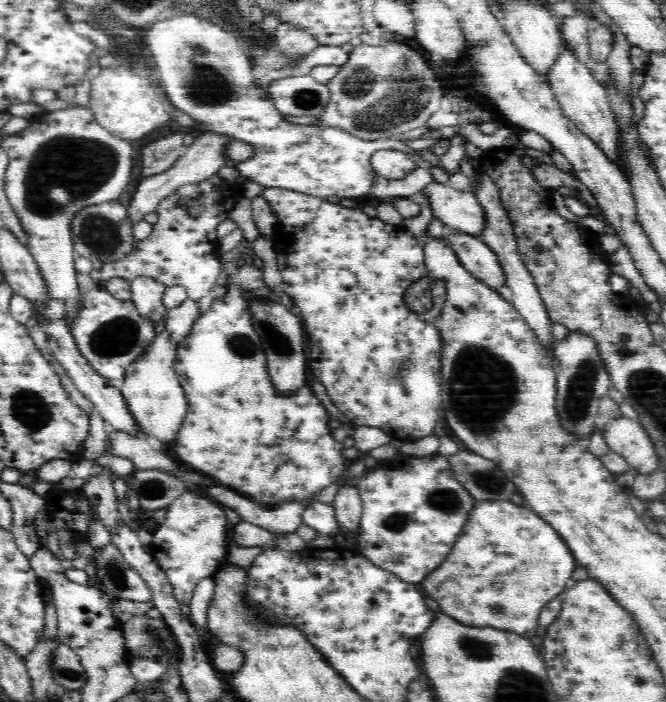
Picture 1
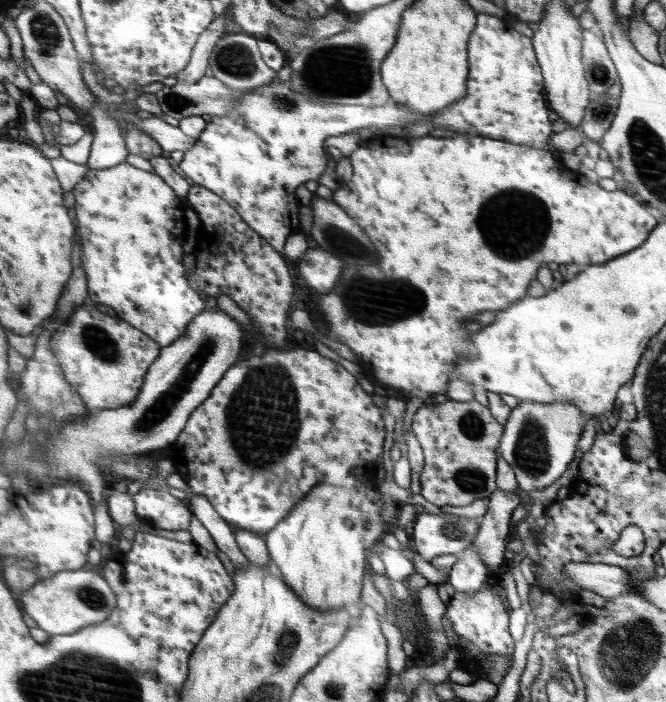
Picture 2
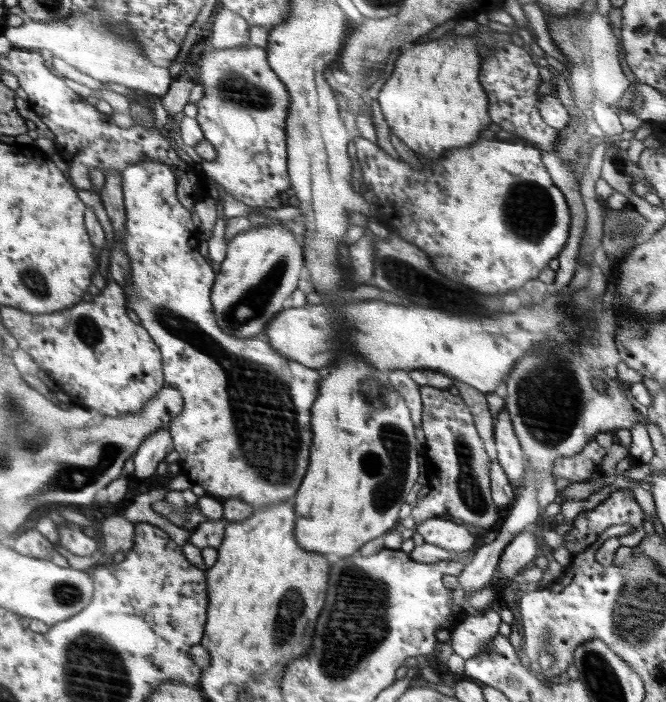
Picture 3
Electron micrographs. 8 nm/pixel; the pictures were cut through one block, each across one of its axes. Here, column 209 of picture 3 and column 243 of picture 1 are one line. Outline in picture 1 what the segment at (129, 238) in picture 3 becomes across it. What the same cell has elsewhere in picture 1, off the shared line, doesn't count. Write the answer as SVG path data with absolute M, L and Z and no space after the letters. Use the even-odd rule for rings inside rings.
M239 262L236 268L236 274L230 276L229 281L224 283L227 287L225 296L215 298L208 312L200 314L195 320L190 334L184 338L184 341L178 348L174 356L174 371L178 375L178 381L184 389L186 399L188 399L188 412L182 422L181 429L175 438L175 450L180 458L180 463L191 464L197 470L206 472L210 476L214 476L218 482L222 483L222 487L230 488L246 496L252 501L262 504L266 508L281 505L288 501L304 501L304 505L310 506L315 500L313 496L315 492L322 490L326 486L331 486L338 482L345 474L348 466L348 460L342 457L342 449L346 446L343 443L336 442L331 435L328 422L332 416L328 414L328 410L322 405L320 400L314 395L314 391L306 386L300 392L293 394L292 397L280 397L276 392L274 385L271 384L271 378L267 373L267 358L261 346L261 338L256 329L256 323L252 321L252 302L254 300L270 300L282 304L282 298L274 293L264 282L263 272L256 266L246 263L242 265Z

